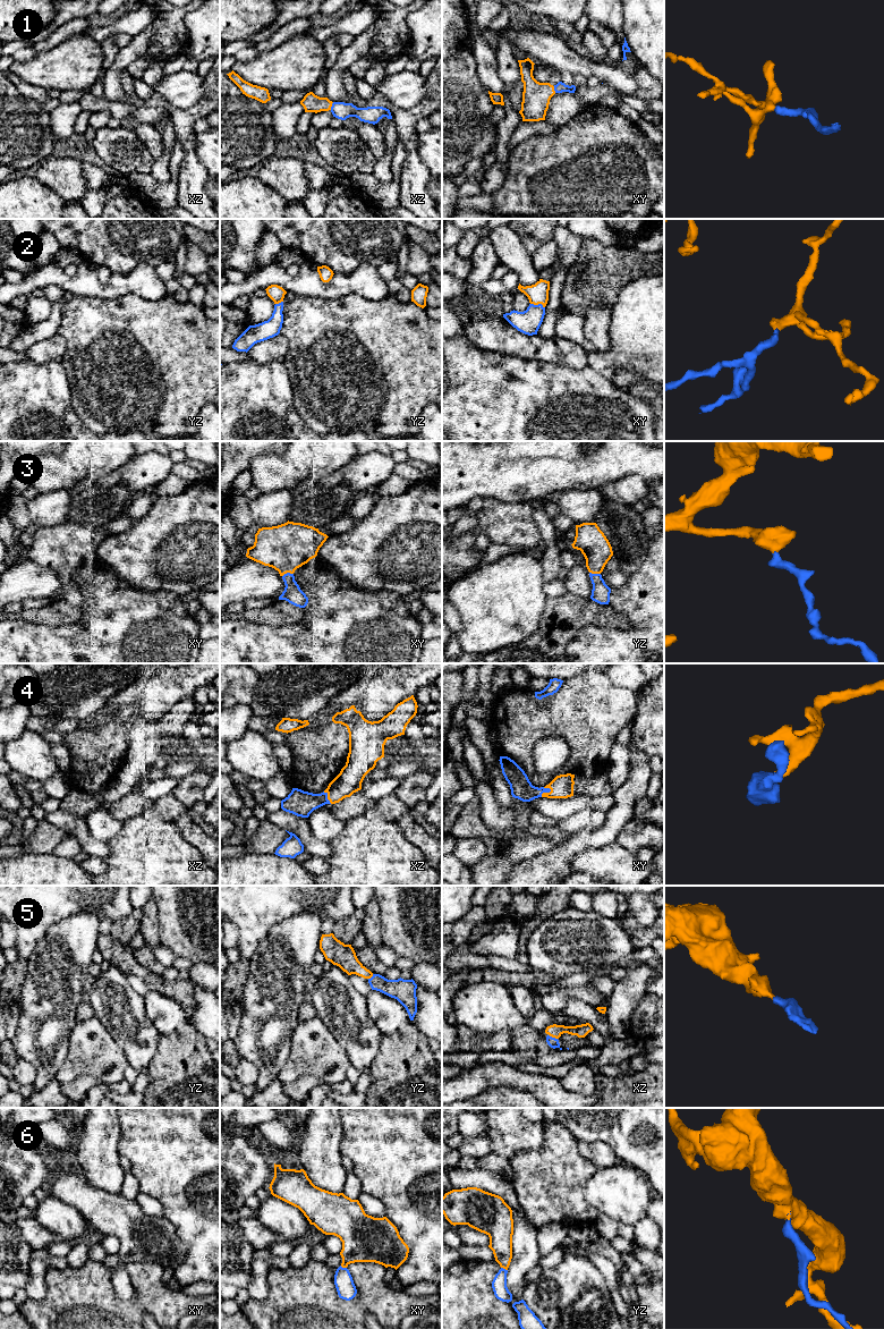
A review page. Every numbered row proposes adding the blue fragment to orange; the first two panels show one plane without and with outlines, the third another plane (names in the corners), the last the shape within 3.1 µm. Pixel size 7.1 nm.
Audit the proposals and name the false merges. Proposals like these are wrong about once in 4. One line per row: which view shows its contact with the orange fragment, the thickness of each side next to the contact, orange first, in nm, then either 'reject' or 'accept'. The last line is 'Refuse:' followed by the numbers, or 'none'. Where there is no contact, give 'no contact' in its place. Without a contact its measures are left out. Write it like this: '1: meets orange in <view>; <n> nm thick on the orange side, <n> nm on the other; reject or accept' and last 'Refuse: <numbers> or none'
1: meets orange in xz; 130 nm thick on the orange side, 120 nm on the other; accept
2: meets orange in xy; 140 nm thick on the orange side, 170 nm on the other; accept
3: meets orange in xy; 340 nm thick on the orange side, 130 nm on the other; accept
4: meets orange in xy; 160 nm thick on the orange side, 160 nm on the other; accept
5: meets orange in xz; 90 nm thick on the orange side, 70 nm on the other; accept
6: meets orange in yz; 170 nm thick on the orange side, 110 nm on the other; accept
Refuse: none

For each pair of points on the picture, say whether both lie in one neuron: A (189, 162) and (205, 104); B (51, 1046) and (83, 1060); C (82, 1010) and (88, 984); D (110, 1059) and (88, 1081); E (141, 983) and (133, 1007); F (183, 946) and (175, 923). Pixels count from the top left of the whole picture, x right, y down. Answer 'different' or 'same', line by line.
A: same
B: different
C: same
D: different
E: different
F: same

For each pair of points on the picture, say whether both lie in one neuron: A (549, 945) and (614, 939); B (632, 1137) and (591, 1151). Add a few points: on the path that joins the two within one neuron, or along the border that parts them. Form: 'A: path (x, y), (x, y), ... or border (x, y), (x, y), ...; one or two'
A: path (564, 945), (598, 942); one
B: border (583, 1140), (606, 1142), (619, 1161); two

